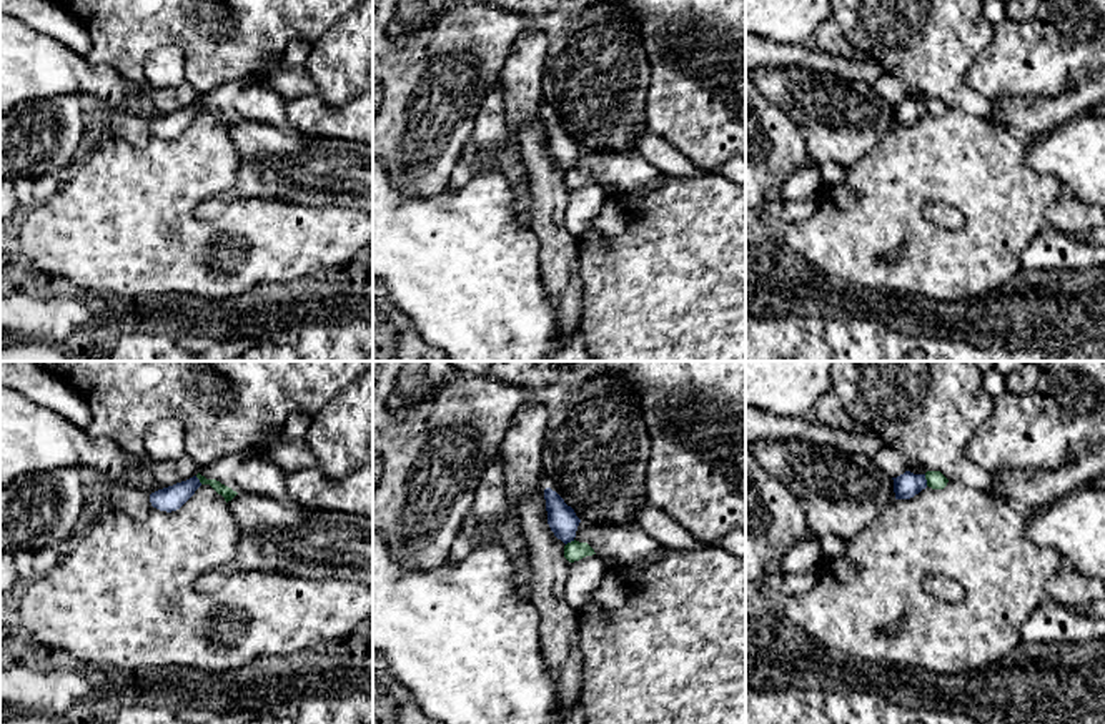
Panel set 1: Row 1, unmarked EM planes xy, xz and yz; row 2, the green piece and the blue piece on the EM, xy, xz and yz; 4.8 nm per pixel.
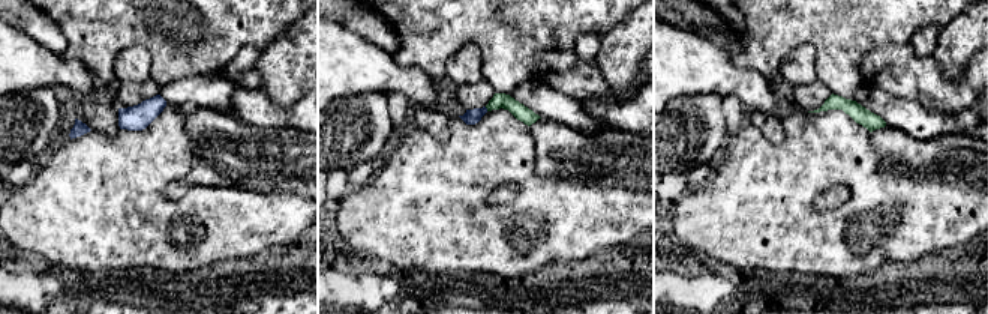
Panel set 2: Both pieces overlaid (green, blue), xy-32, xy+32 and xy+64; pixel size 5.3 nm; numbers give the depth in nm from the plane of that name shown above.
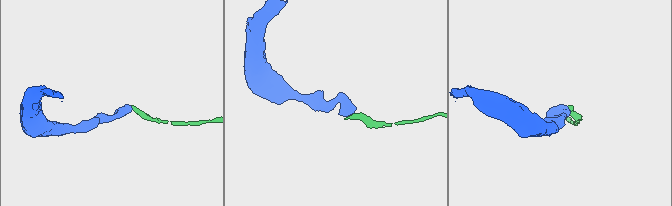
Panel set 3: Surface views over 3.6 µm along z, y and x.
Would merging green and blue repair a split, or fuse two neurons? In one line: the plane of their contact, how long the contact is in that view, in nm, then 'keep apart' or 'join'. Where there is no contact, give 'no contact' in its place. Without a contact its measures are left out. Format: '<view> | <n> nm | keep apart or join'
yz | 60 nm | keep apart

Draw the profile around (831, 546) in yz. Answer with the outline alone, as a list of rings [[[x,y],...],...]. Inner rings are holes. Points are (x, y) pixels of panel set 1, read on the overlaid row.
[[[812,533],[784,554],[782,576],[817,571],[822,561],[842,556],[845,549],[847,541],[830,534],[819,538]]]

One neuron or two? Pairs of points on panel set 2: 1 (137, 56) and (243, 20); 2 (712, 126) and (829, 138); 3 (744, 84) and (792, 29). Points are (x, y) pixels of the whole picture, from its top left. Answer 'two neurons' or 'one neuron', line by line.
1: two neurons
2: two neurons
3: two neurons

